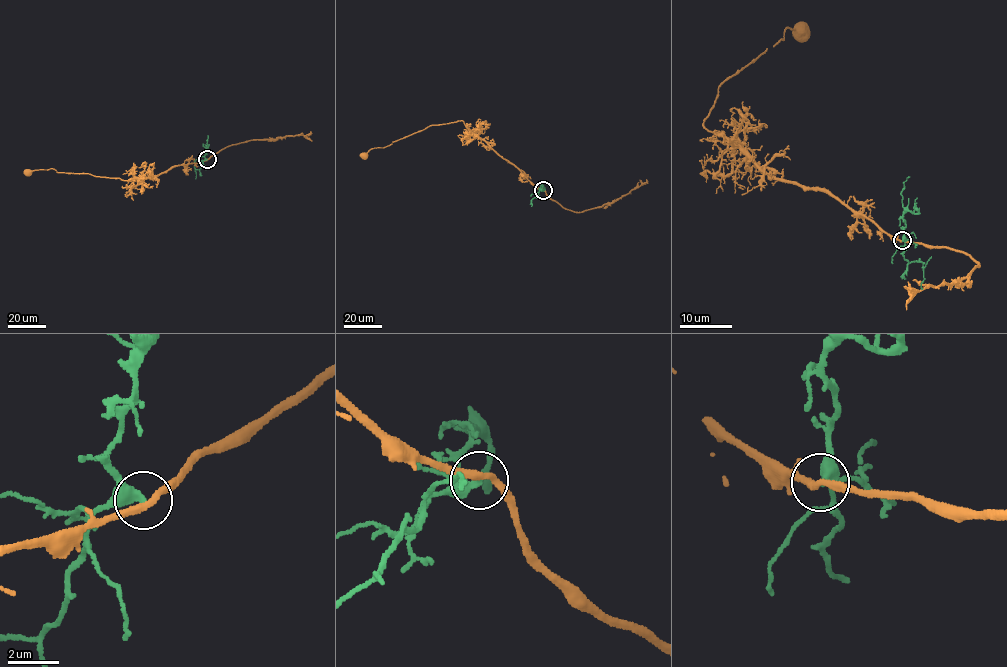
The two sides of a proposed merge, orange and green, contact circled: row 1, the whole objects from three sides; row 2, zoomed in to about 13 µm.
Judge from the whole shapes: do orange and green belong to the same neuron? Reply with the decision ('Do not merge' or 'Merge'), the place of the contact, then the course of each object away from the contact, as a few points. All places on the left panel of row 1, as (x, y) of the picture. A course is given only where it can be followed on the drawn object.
Do not merge. Place: (207, 159). Course of orange: (207, 160), (173, 166), (151, 178), (129, 180), (57, 172), (52, 168), (28, 172). Course of green: (207, 160), (203, 160), (201, 168), (195, 169), (195, 178)

